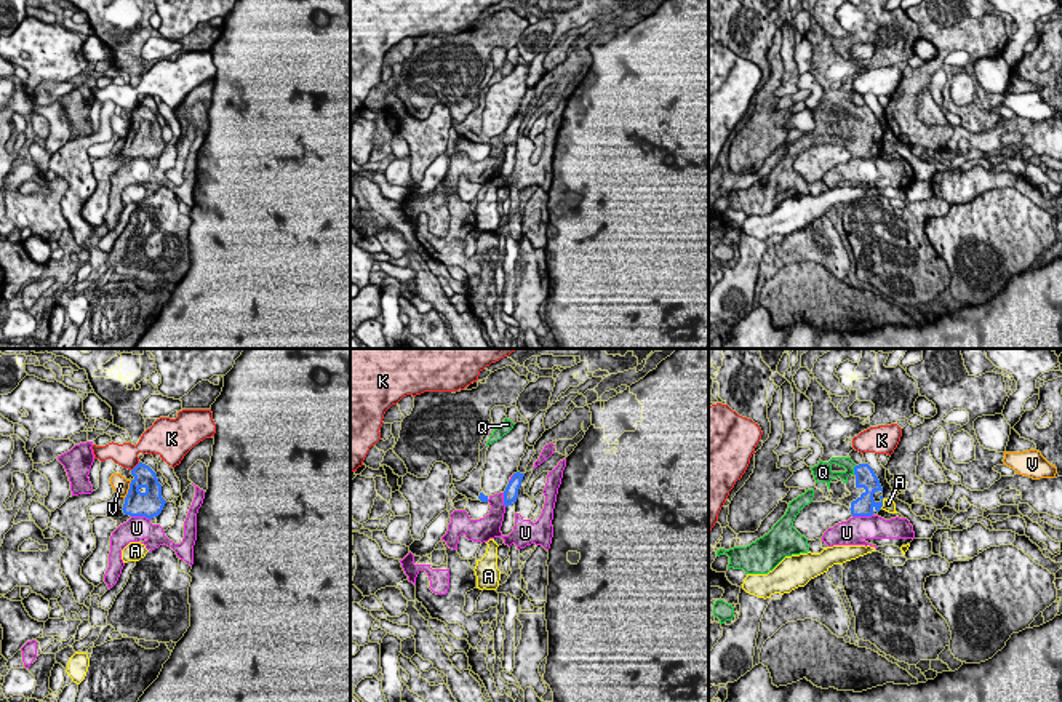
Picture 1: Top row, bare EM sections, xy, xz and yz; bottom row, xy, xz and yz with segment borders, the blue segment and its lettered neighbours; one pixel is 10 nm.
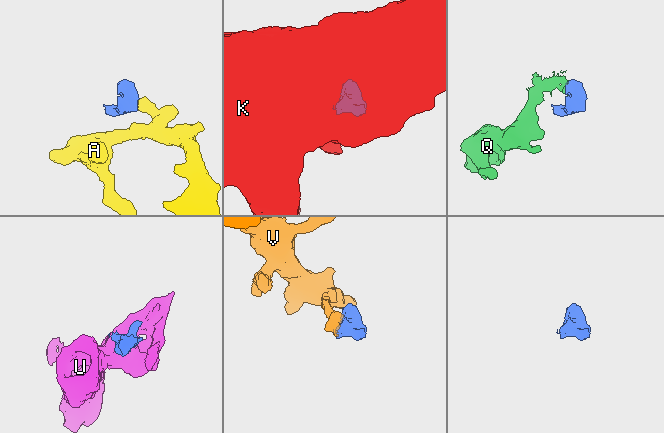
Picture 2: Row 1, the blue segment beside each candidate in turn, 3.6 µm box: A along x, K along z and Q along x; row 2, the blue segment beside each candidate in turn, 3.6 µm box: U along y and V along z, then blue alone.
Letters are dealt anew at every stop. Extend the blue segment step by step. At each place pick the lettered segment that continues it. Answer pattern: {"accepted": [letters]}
{"accepted": ["Q"]}

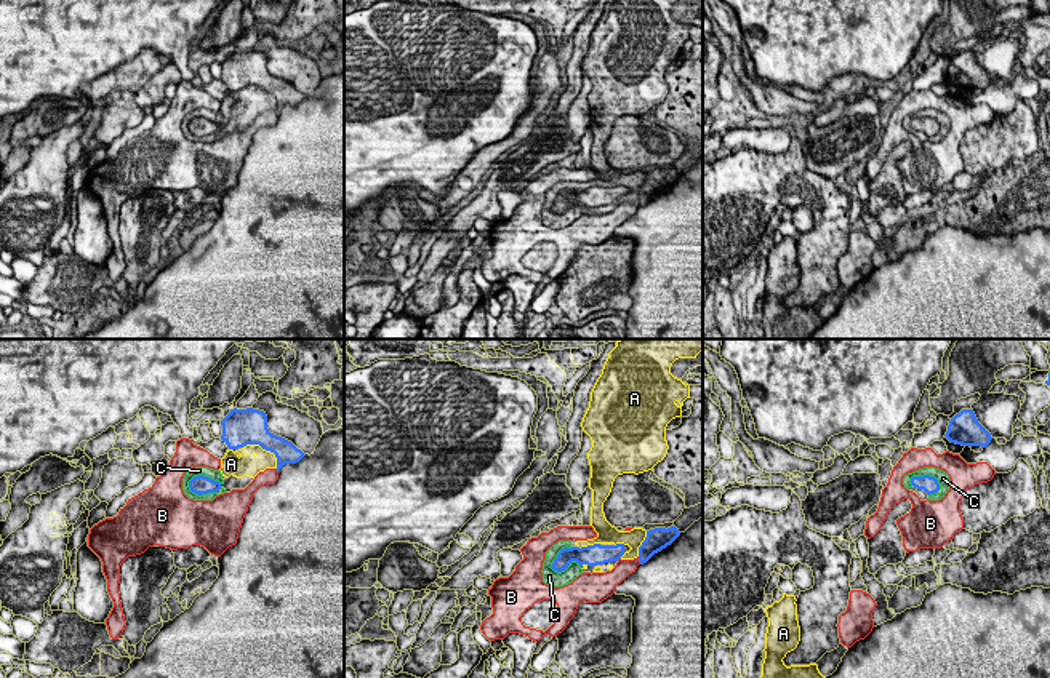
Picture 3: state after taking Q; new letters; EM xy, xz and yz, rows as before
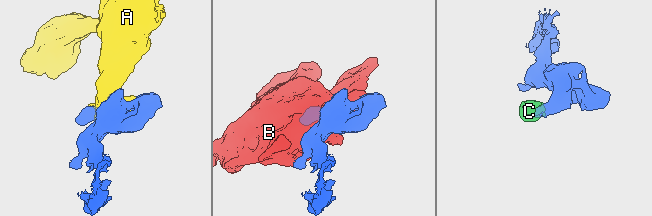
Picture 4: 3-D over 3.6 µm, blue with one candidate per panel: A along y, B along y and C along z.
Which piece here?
{"accepted": []}

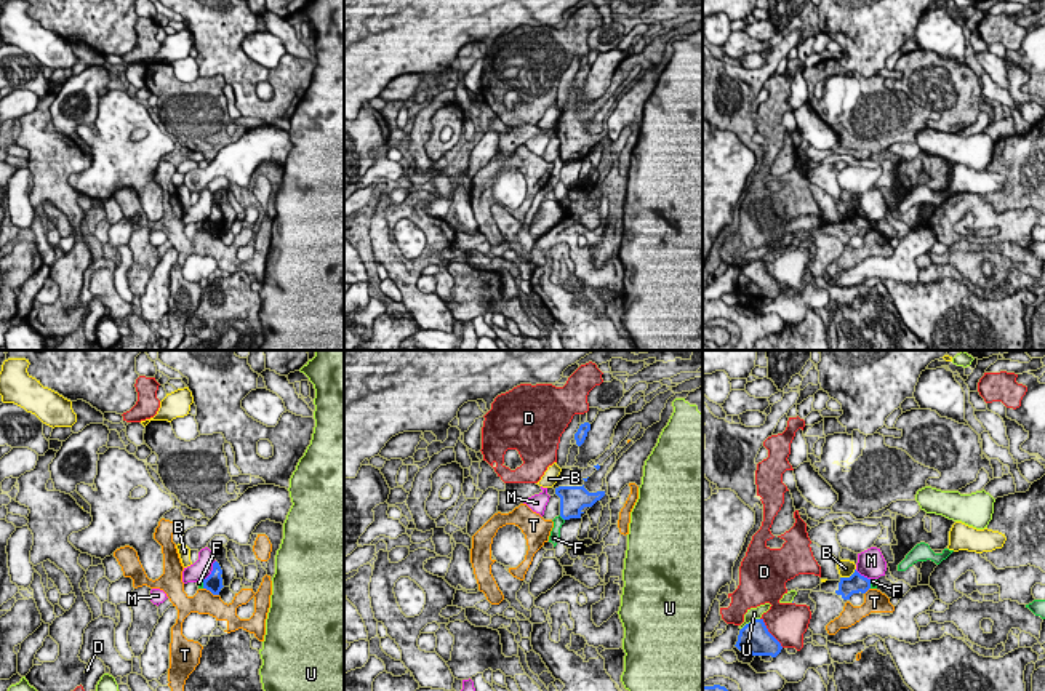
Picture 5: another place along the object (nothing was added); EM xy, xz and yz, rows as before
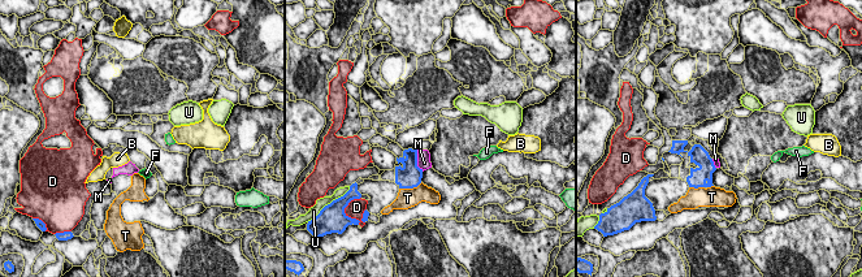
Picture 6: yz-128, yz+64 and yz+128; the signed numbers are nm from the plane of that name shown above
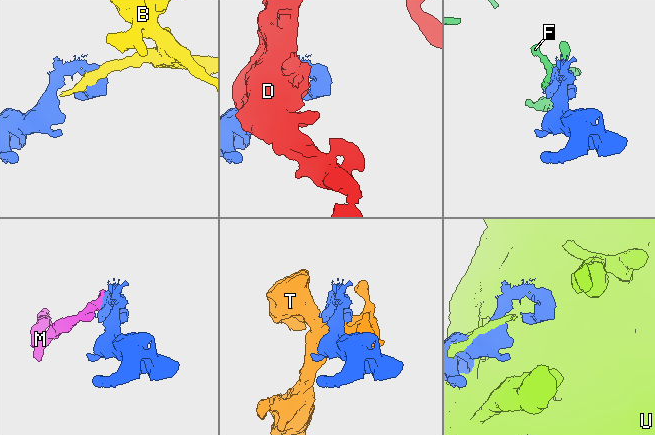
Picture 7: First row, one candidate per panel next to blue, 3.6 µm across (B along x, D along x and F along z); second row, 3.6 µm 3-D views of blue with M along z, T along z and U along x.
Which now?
{"accepted": []}

